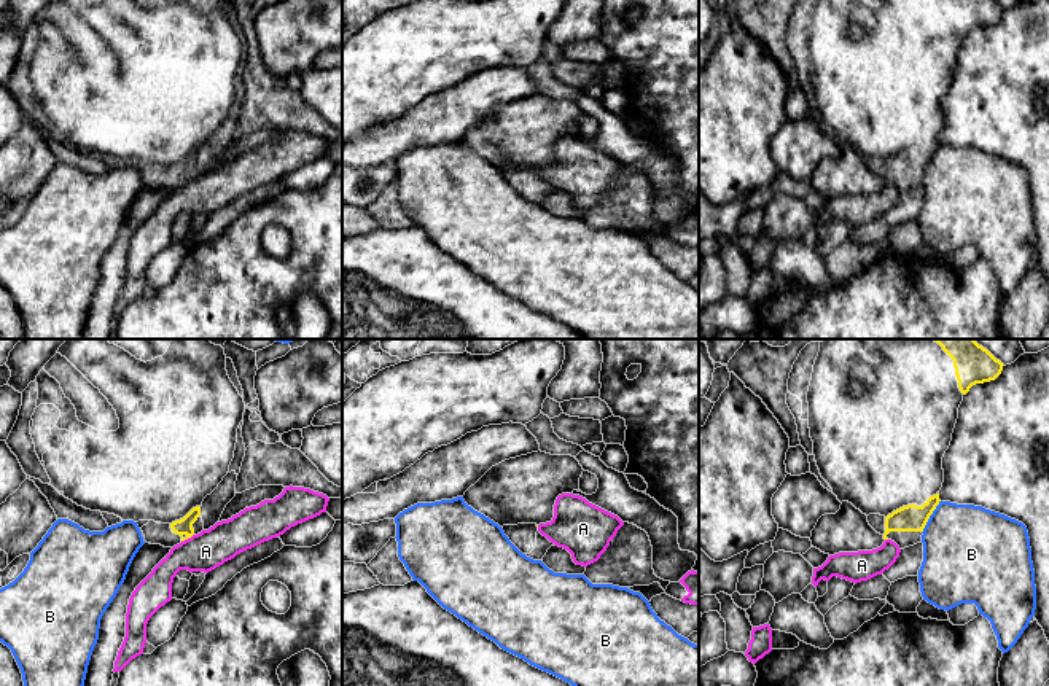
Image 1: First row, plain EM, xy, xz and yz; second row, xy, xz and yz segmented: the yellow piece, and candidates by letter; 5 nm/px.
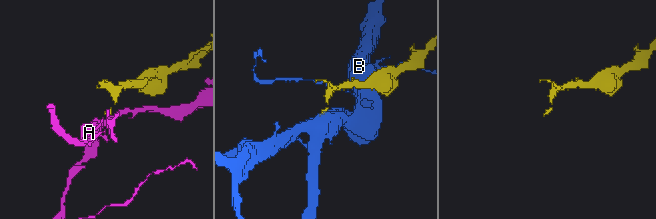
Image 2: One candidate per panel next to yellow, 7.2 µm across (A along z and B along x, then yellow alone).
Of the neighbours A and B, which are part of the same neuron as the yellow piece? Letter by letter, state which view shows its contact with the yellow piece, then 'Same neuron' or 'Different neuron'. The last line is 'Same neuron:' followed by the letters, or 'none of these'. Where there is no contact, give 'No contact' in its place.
A: Touches yellow in xy. Different neuron
B: Touches yellow in yz. Different neuron
Same neuron: none of these

